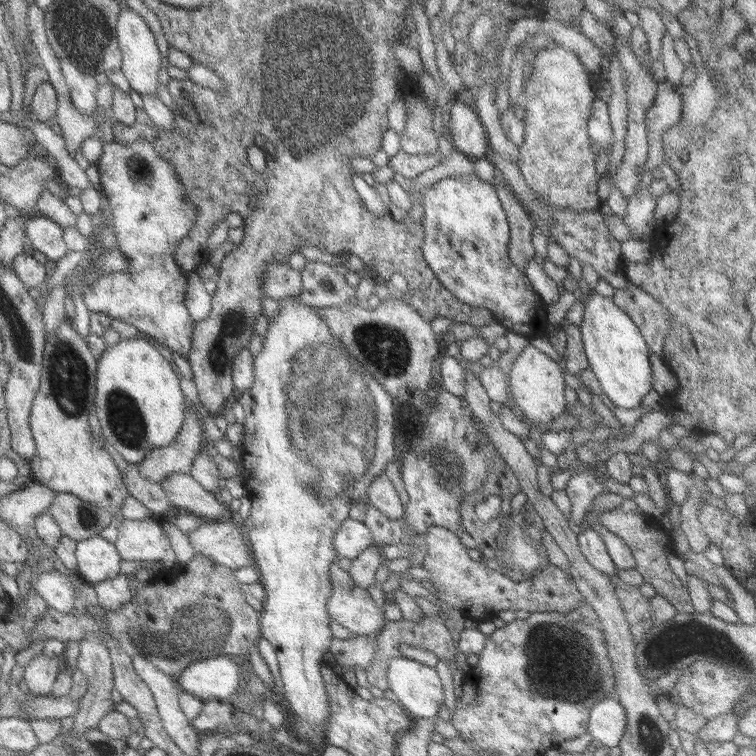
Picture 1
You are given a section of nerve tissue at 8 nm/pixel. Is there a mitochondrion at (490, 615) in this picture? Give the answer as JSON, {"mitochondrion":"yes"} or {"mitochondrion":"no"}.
{"mitochondrion":"no"}

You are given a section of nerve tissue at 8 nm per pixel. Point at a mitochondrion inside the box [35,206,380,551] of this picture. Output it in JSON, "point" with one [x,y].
{"point":[67,372]}

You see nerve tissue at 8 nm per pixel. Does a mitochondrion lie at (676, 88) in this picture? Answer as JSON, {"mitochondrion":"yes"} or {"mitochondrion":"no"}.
{"mitochondrion":"no"}

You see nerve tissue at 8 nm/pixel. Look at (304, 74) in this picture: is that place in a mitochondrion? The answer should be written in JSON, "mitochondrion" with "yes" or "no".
{"mitochondrion":"yes"}

